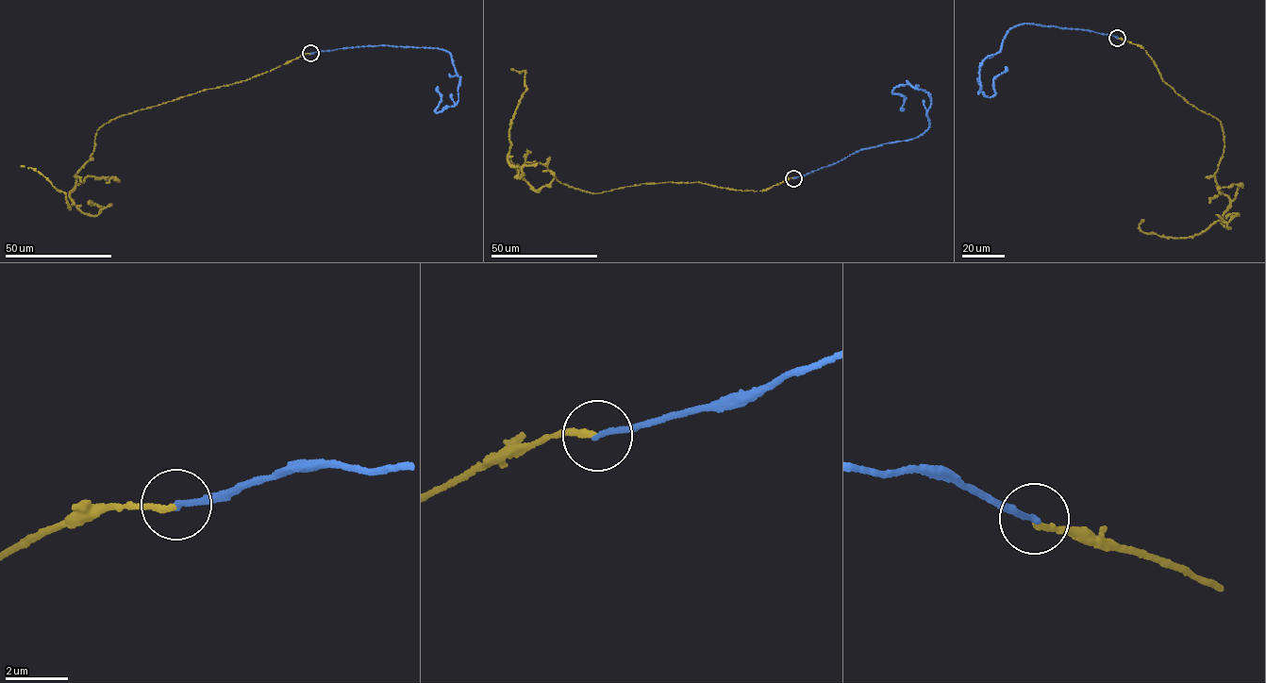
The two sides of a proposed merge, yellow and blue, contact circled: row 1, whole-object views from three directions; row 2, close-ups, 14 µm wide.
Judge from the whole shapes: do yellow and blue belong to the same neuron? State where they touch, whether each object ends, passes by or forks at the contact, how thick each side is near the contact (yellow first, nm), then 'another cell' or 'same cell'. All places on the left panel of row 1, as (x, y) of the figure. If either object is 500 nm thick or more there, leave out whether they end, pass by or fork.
(310, 53) | yellow ends | blue ends | 200/180 nm | same cell

